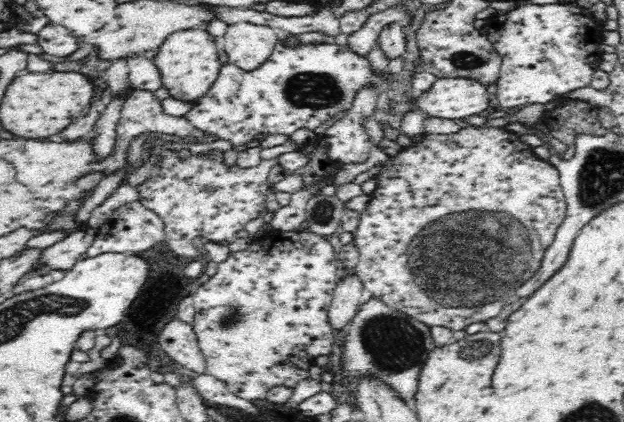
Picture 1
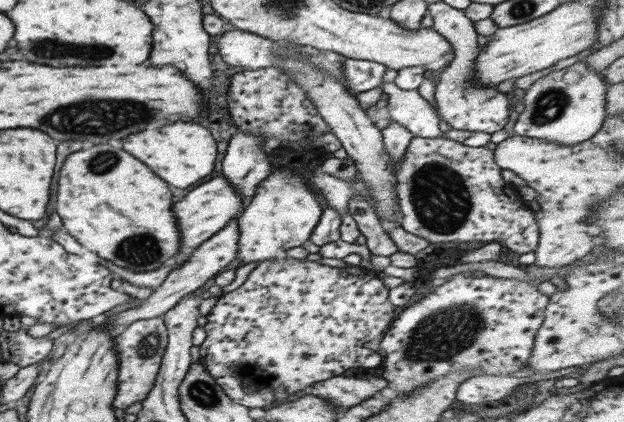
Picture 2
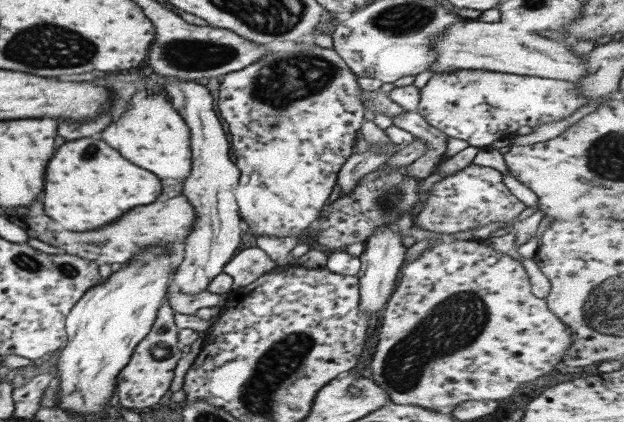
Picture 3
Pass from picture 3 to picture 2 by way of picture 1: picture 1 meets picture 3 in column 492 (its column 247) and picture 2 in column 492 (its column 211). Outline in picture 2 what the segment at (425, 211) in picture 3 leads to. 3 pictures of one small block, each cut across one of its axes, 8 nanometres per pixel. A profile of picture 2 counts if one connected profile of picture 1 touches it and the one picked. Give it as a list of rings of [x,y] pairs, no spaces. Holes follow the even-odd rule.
[[[413,137],[407,146],[403,159],[392,165],[394,170],[395,193],[399,206],[398,225],[429,243],[434,242],[501,242],[506,252],[515,255],[533,252],[537,248],[539,229],[534,213],[527,209],[517,188],[501,179],[501,169],[495,164],[491,150],[485,147],[467,147],[456,140],[445,137]]]

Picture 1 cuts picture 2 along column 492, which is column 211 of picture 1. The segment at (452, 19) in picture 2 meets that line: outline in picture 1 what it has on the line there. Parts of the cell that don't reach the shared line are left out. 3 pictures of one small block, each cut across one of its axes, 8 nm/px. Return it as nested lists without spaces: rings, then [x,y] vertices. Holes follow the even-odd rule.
[[[279,33],[279,39],[274,44],[270,58],[256,70],[246,72],[232,63],[224,63],[210,91],[193,102],[192,111],[188,112],[184,118],[188,119],[198,130],[216,134],[218,139],[227,140],[233,145],[244,145],[247,142],[260,143],[270,134],[289,136],[294,130],[301,128],[314,130],[340,113],[348,112],[360,90],[375,88],[380,93],[385,90],[383,86],[389,85],[390,74],[374,72],[367,57],[360,56],[347,44],[338,45],[330,39],[324,43],[287,44],[286,40],[293,35]]]

